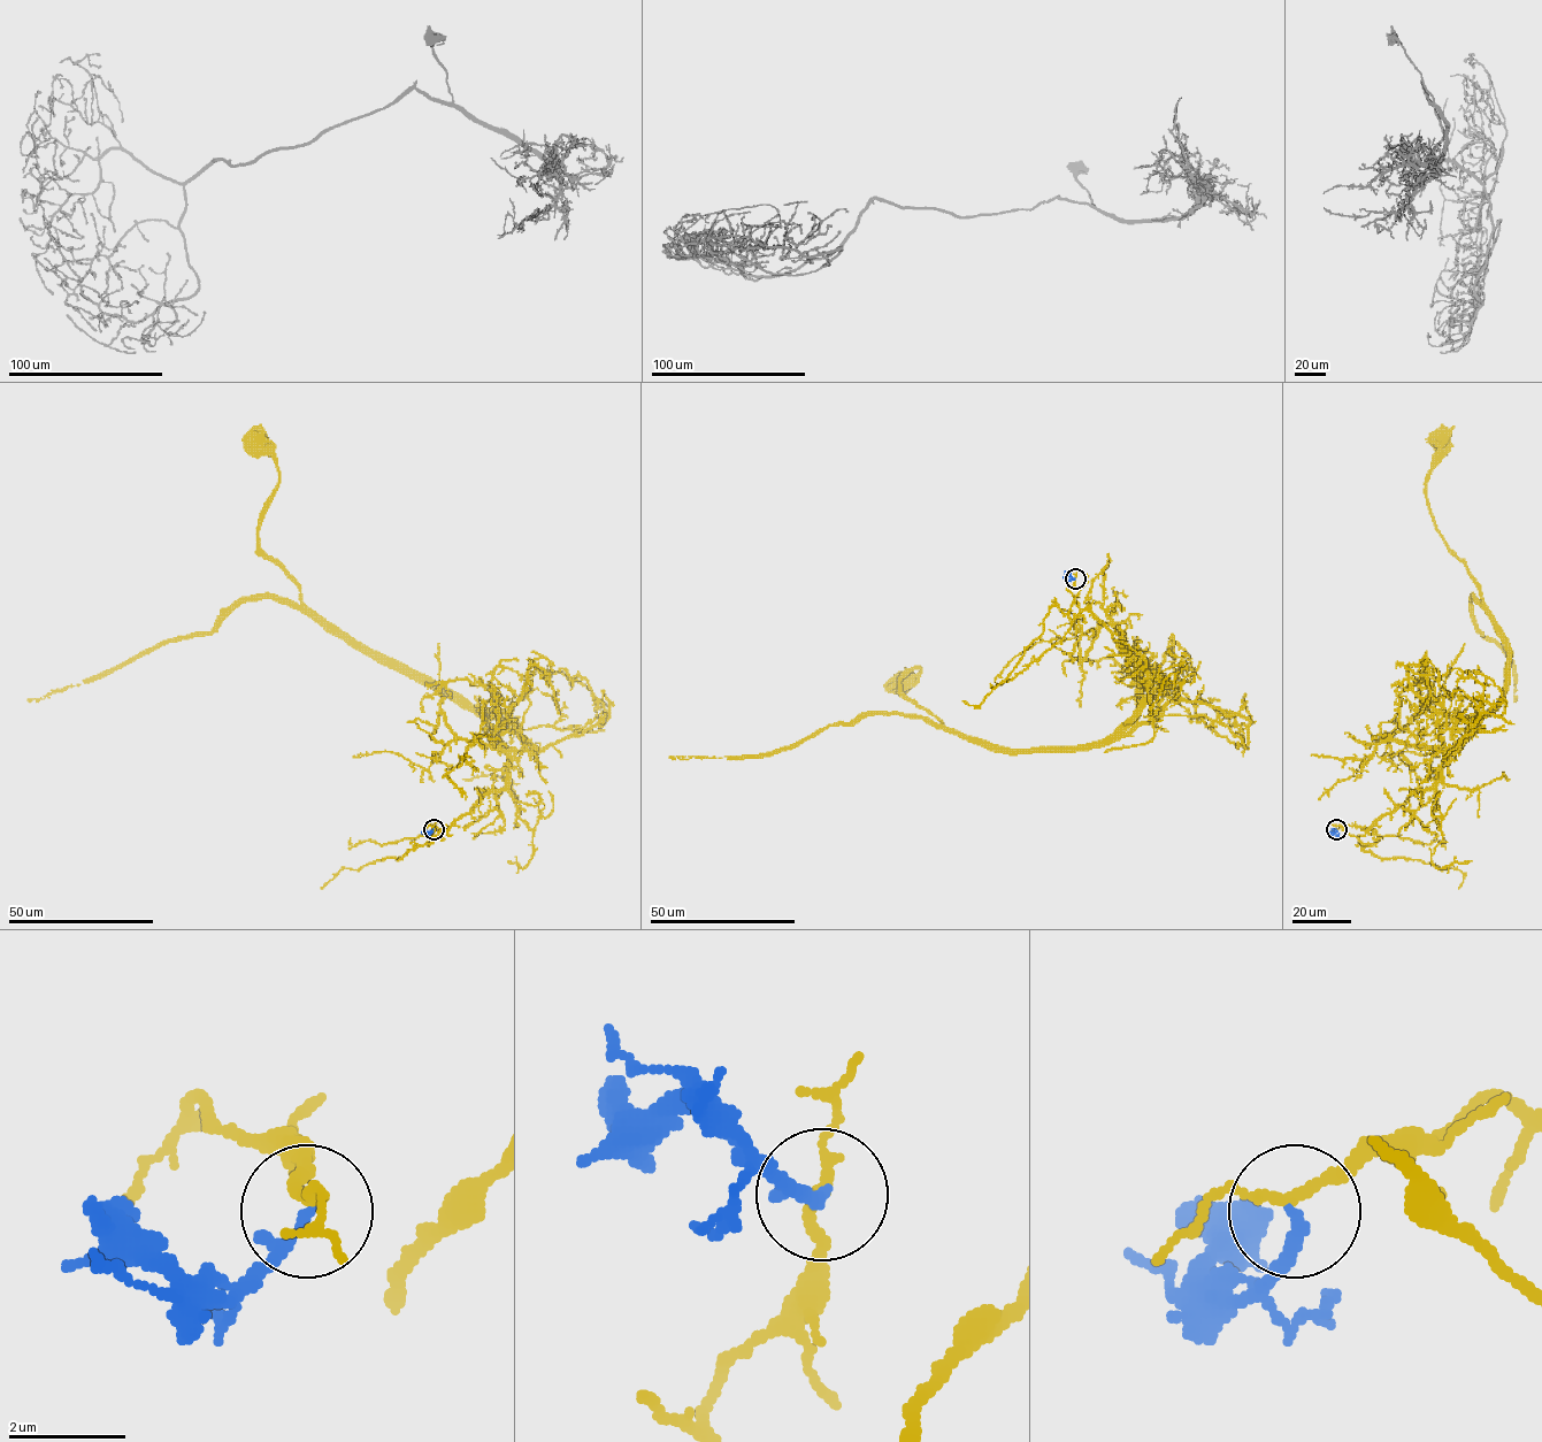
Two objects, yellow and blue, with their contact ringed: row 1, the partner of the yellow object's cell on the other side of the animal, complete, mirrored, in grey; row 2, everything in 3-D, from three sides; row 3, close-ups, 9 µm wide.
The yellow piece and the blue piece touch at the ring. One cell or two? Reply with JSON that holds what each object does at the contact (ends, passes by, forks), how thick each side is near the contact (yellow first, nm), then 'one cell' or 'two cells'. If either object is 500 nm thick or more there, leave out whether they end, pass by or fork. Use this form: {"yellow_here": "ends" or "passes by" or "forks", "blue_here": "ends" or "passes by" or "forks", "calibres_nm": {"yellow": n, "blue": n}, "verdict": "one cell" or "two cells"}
{"yellow_here": "passes by", "blue_here": "ends", "calibres_nm": {"yellow": 180, "blue": 240}, "verdict": "two cells"}

